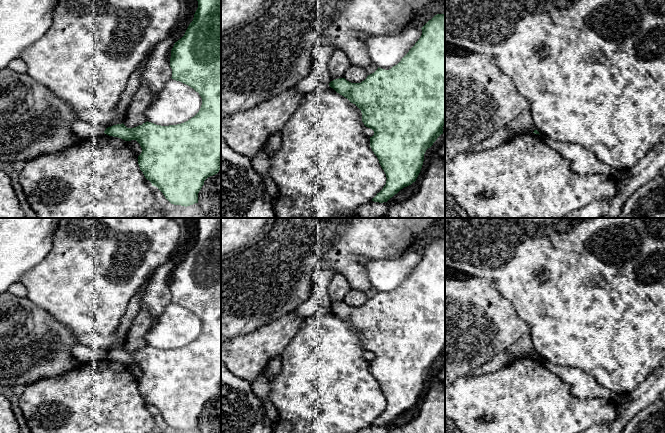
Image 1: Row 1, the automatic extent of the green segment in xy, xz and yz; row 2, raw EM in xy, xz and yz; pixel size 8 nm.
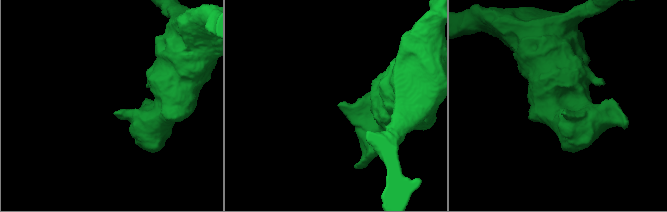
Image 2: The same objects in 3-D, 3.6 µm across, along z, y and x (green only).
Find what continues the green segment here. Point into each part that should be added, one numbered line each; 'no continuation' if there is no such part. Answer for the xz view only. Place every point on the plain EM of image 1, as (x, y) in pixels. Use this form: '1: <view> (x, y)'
no continuation

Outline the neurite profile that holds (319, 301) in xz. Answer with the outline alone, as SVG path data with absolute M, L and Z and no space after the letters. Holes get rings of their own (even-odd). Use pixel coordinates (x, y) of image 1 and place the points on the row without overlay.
M320 270L314 272L313 289L310 298L299 305L291 314L296 317L309 317L317 312L328 310L331 306L328 286L334 270Z

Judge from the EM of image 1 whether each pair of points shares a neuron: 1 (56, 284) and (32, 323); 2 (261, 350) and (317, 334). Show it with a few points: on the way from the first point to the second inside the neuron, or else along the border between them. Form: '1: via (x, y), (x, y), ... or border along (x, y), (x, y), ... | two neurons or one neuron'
1: border along (26, 297), (60, 321) | two neurons
2: border along (302, 323), (299, 330), (279, 356) | two neurons

